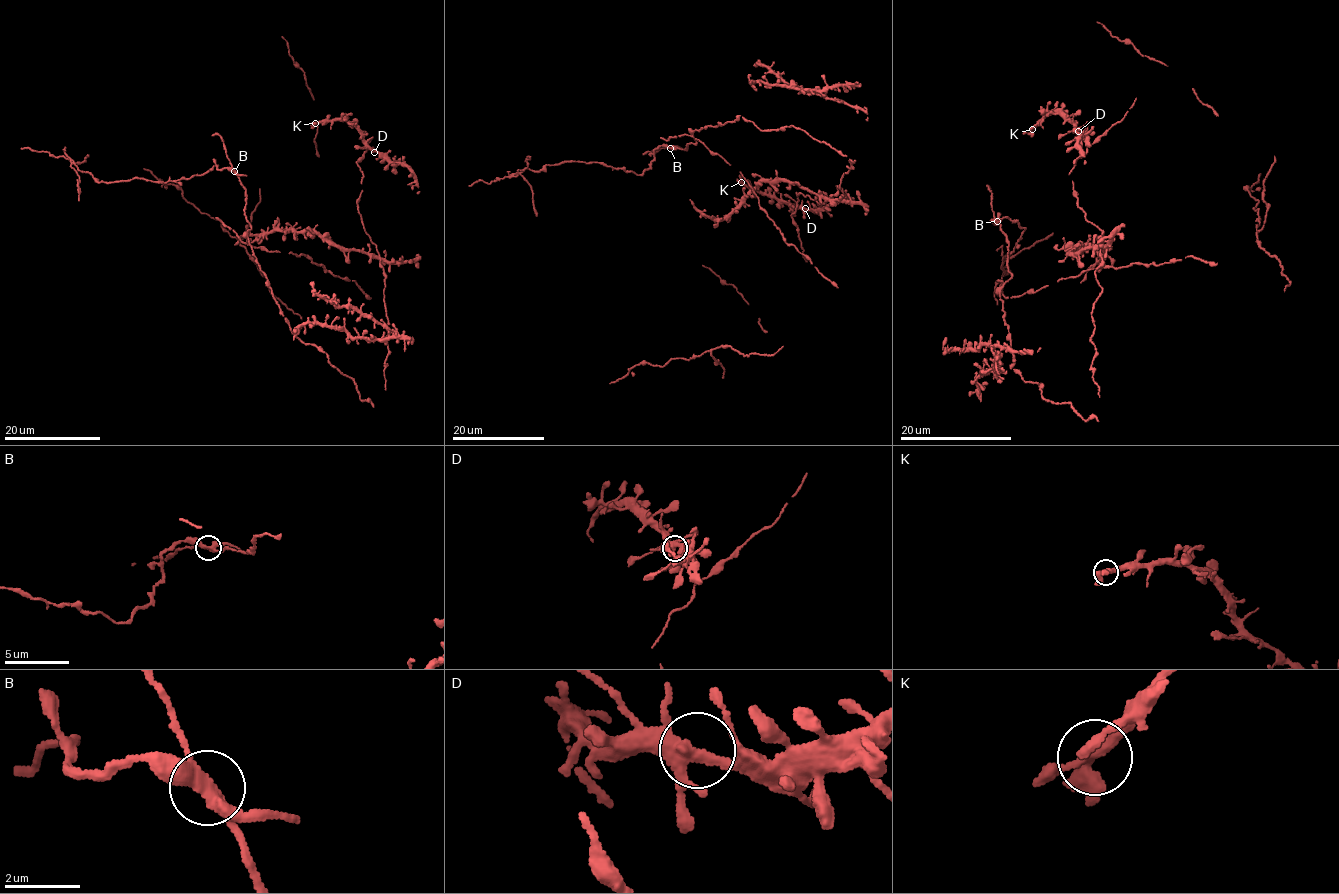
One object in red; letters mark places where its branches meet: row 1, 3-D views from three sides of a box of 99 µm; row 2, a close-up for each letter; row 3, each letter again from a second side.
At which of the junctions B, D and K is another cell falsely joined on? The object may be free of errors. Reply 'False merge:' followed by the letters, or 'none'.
False merge: B

